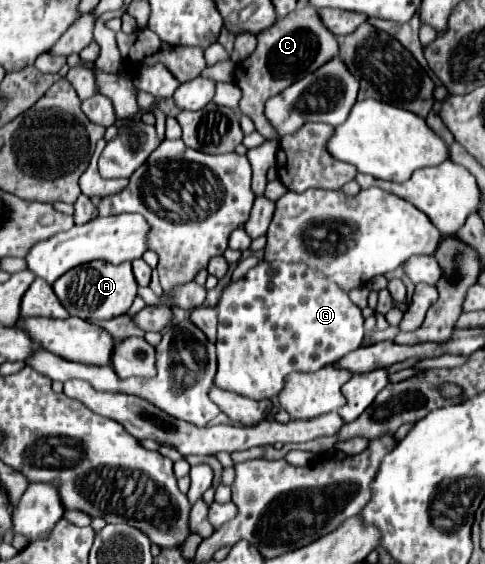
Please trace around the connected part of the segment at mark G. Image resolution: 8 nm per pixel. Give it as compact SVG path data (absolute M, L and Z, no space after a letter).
M256 264L242 280L224 288L216 310L218 372L214 376L214 384L252 400L276 398L284 386L286 374L298 370L316 372L322 366L336 364L342 356L356 350L364 338L364 318L360 308L348 298L346 292L338 292L330 280L316 276L316 272L304 264Z

